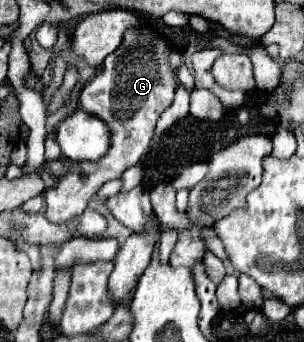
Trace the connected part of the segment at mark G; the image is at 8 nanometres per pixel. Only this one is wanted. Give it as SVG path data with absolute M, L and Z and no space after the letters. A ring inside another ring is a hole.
M148 24L140 30L128 30L116 54L106 58L100 72L80 92L80 108L108 124L110 148L98 162L68 162L70 168L66 174L58 178L52 188L48 188L50 198L46 198L44 214L50 222L66 222L76 214L82 214L88 200L104 182L120 178L126 168L140 162L140 158L148 152L160 114L174 100L176 86L178 78L168 66L168 44L164 36Z

